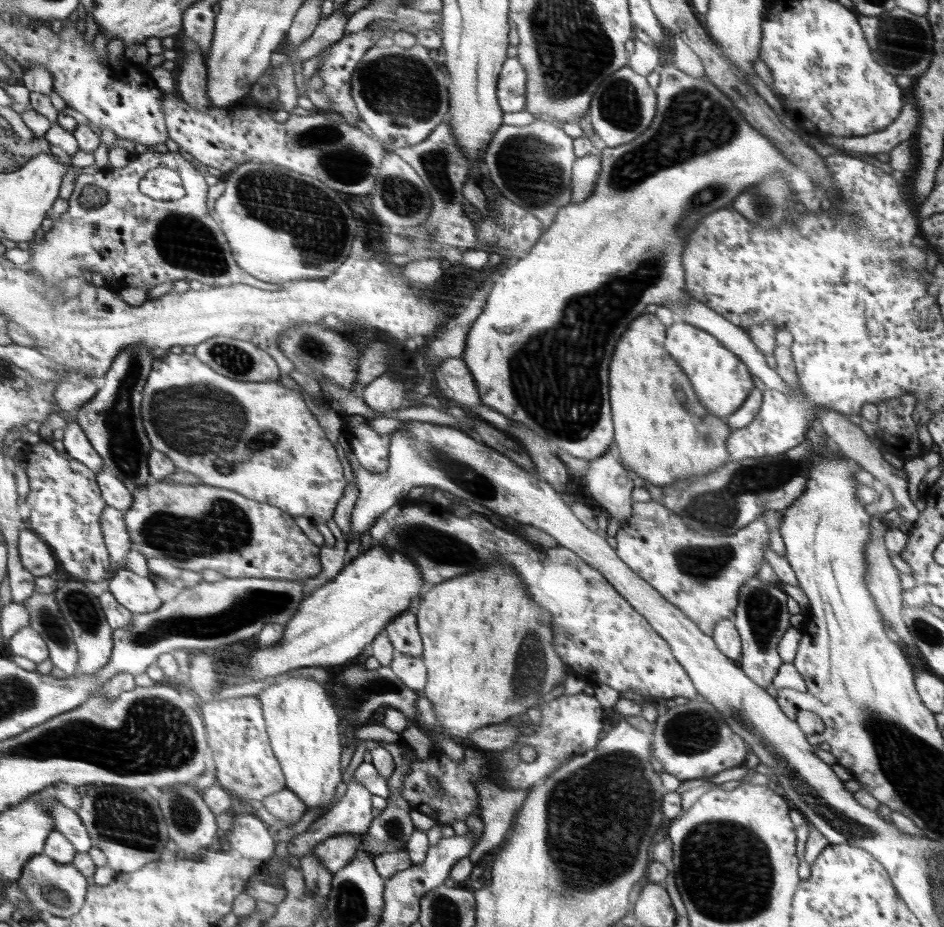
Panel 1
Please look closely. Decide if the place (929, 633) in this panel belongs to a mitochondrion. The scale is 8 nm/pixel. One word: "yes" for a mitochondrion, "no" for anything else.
yes

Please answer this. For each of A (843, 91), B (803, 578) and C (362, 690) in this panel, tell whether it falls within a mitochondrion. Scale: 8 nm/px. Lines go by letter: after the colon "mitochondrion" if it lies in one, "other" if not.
A: other
B: other
C: mitochondrion

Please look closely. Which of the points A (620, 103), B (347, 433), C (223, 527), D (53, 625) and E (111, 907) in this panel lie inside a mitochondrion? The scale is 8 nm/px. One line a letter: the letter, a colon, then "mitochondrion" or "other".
A: mitochondrion
B: other
C: mitochondrion
D: mitochondrion
E: other

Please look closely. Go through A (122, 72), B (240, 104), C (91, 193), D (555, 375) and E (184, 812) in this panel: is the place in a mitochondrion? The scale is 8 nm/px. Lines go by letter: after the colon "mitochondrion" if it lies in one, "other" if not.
A: other
B: other
C: mitochondrion
D: mitochondrion
E: mitochondrion

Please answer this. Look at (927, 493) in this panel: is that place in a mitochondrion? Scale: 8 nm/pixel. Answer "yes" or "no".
no

